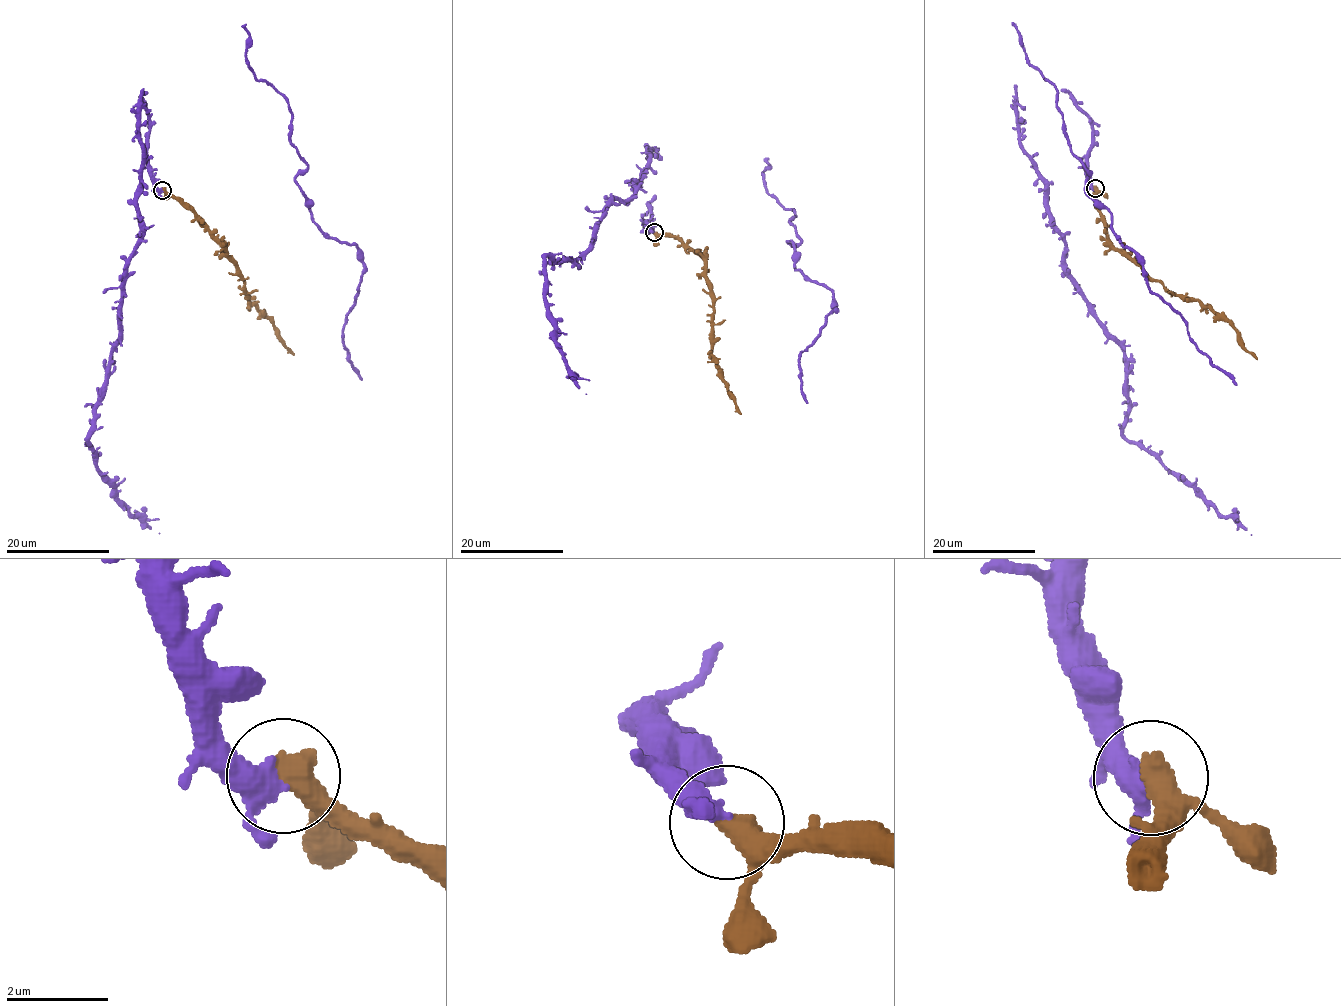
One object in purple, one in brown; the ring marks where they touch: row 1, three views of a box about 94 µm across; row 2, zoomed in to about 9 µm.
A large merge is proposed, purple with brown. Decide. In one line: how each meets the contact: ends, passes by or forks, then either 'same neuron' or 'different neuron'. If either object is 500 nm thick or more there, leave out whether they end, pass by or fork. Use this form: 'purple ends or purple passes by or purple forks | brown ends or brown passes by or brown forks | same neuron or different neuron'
same neuron

